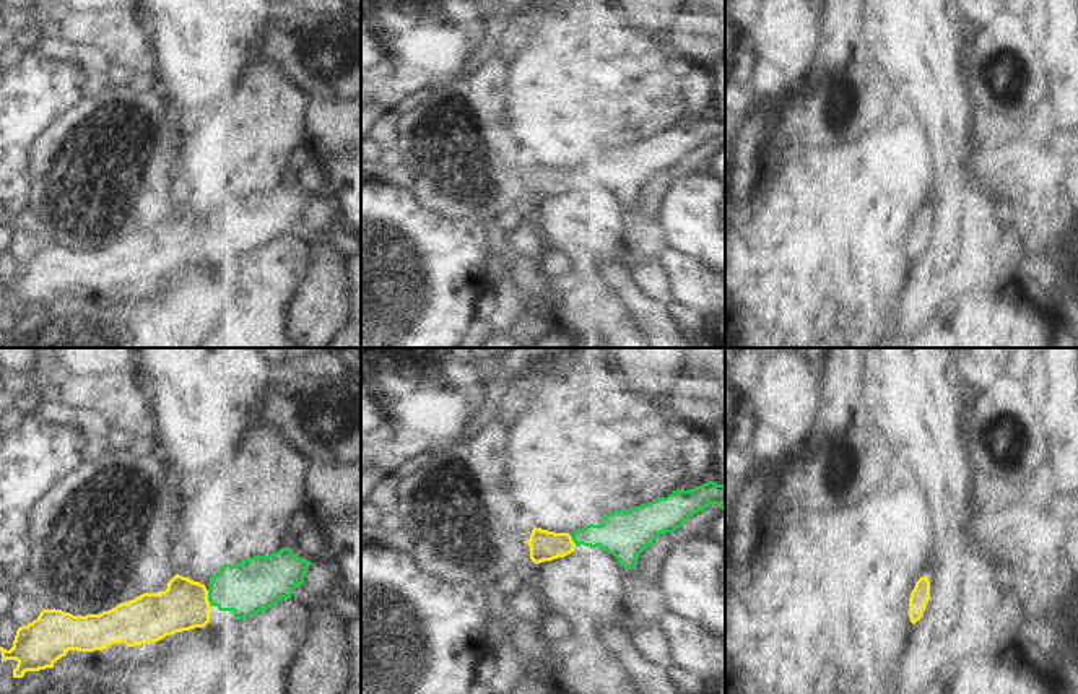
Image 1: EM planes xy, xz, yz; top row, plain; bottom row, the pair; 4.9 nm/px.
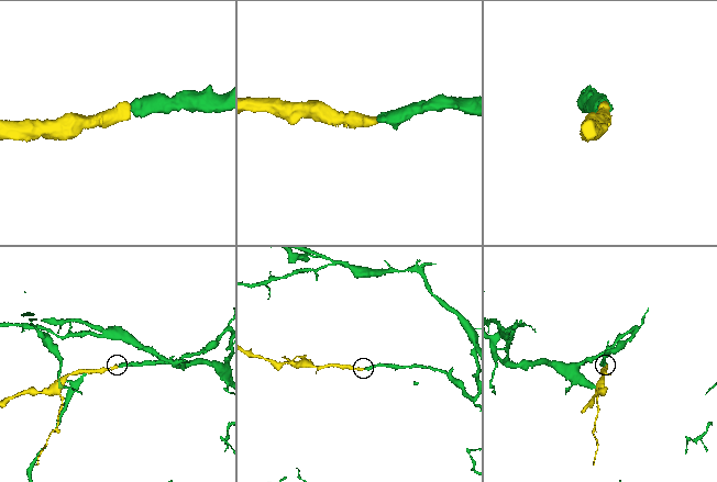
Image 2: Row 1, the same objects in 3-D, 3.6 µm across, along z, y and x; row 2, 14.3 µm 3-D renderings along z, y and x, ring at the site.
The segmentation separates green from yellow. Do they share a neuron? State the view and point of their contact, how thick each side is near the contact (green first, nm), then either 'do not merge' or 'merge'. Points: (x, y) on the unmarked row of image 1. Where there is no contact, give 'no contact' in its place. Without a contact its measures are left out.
xy (208, 233) | 260/240 nm | merge

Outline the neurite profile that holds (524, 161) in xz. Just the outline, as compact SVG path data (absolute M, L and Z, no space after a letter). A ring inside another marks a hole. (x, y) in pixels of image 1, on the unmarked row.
M519 145L515 158L515 172L520 177L528 177L533 166L532 154L527 146Z

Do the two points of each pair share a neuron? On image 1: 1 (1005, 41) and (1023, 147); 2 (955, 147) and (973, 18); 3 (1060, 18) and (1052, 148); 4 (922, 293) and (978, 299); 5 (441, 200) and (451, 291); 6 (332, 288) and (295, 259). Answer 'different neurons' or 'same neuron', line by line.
1: same neuron
2: different neurons
3: same neuron
4: different neurons
5: different neurons
6: different neurons

